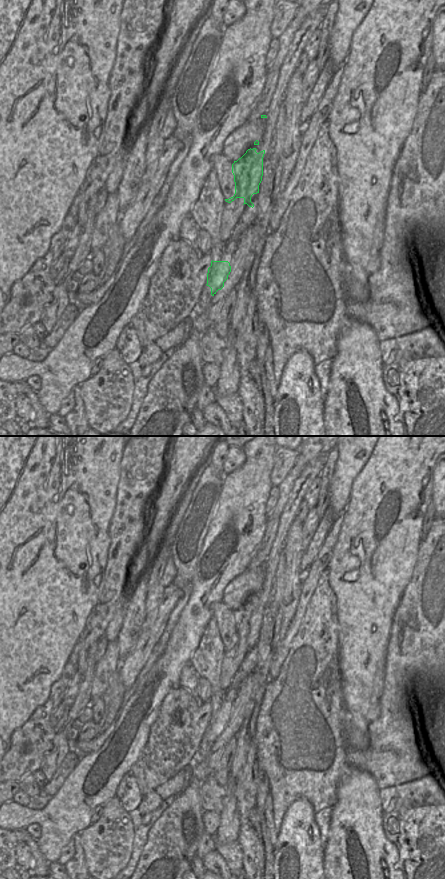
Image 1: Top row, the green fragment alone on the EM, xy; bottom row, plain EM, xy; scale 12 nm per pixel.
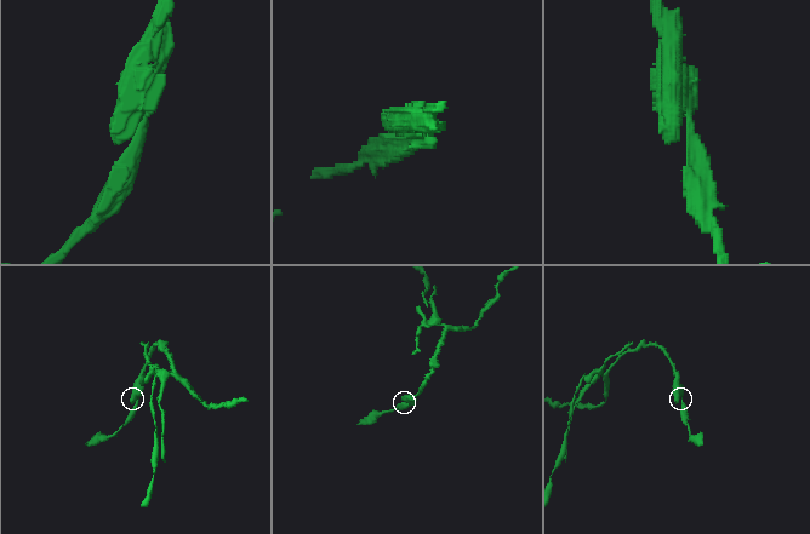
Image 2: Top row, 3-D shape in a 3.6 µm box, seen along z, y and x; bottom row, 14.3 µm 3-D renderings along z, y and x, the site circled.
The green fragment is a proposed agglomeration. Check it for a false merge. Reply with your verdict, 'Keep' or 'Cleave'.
Cleave

